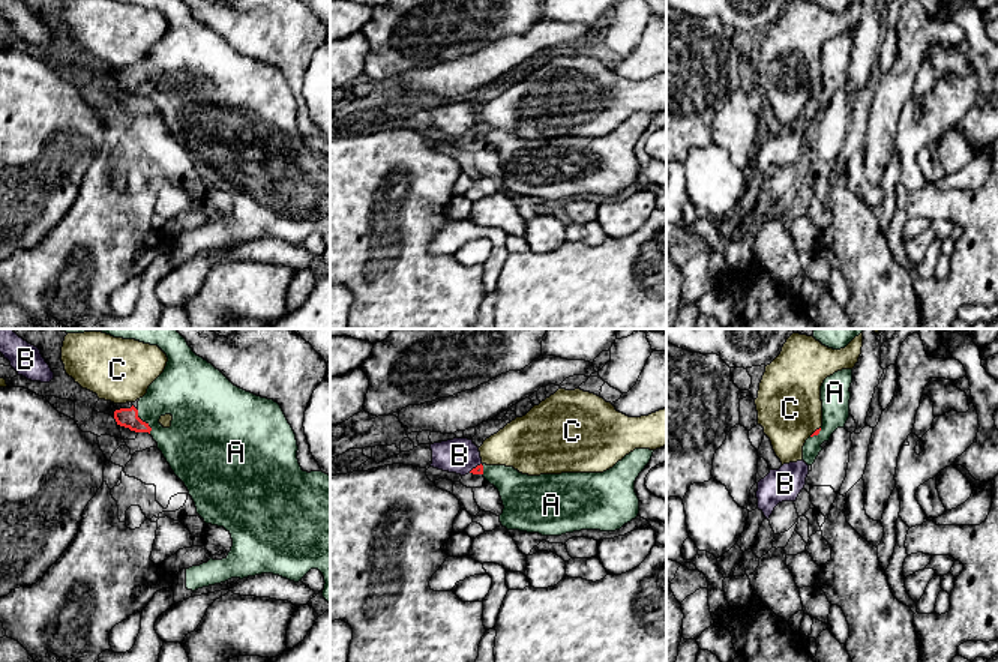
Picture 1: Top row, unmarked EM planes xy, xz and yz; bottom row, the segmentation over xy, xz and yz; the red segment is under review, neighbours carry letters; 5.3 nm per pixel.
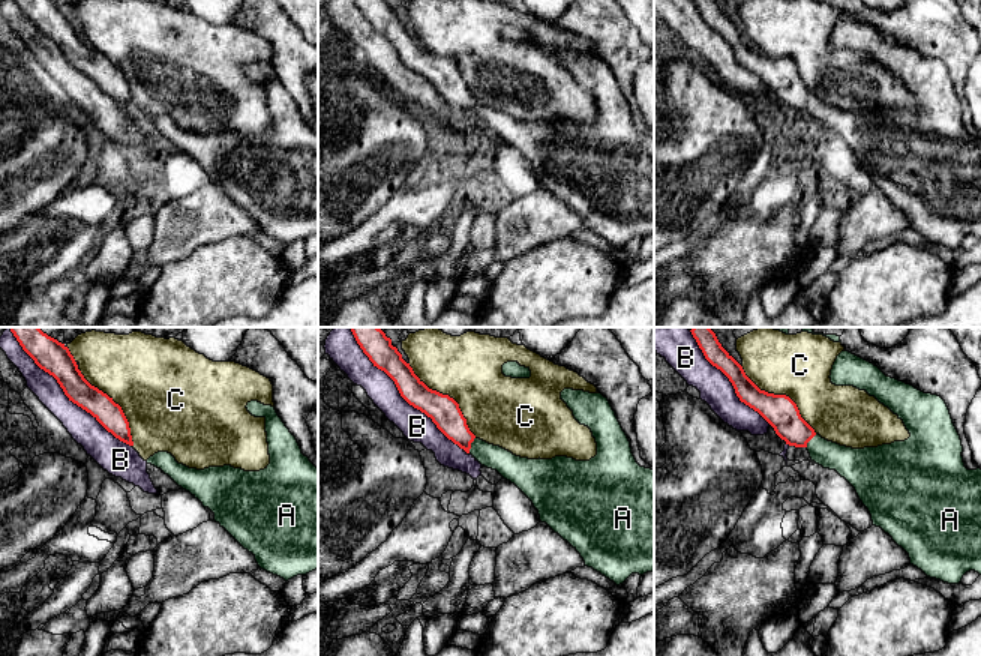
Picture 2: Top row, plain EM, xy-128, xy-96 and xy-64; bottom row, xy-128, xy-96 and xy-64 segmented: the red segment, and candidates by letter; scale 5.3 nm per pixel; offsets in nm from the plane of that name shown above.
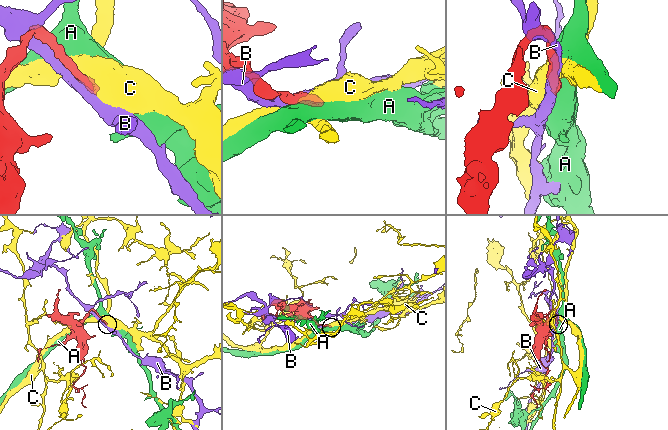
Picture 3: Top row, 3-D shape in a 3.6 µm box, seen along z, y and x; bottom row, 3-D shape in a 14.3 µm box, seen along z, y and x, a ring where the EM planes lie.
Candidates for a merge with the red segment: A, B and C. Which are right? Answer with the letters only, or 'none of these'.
A

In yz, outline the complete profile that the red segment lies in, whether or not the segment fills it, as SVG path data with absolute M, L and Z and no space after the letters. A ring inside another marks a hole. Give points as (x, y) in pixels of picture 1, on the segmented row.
M842 369L827 377L821 386L821 401L822 401L822 426L816 429L803 446L803 461L807 465L812 465L822 450L821 444L828 441L831 434L837 428L845 428L845 423L849 417L849 399L851 399L851 387L852 383L852 369Z

